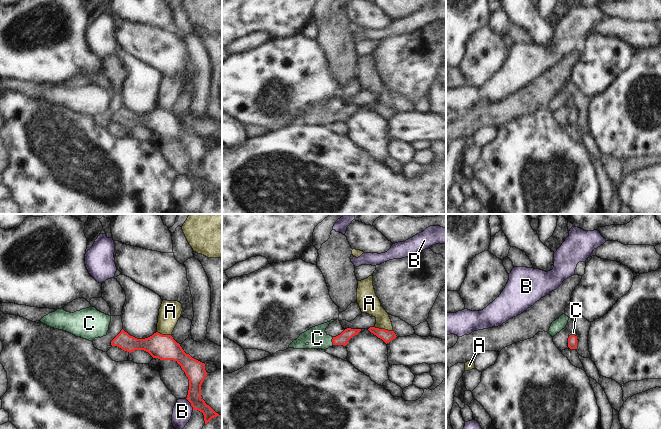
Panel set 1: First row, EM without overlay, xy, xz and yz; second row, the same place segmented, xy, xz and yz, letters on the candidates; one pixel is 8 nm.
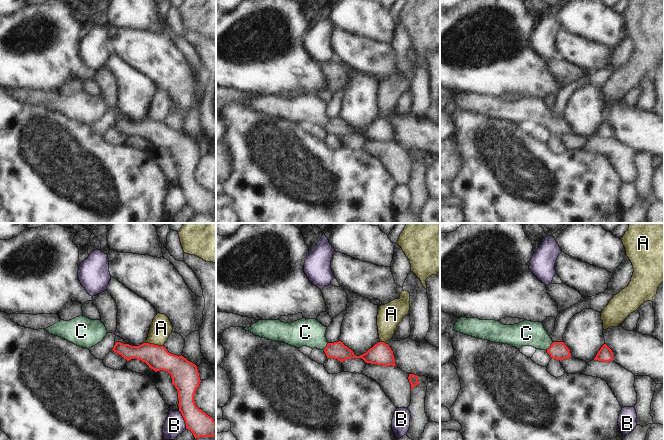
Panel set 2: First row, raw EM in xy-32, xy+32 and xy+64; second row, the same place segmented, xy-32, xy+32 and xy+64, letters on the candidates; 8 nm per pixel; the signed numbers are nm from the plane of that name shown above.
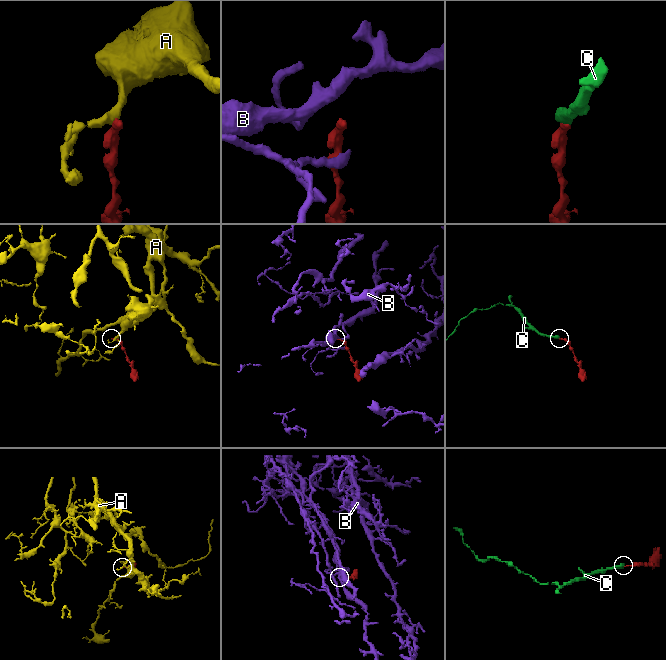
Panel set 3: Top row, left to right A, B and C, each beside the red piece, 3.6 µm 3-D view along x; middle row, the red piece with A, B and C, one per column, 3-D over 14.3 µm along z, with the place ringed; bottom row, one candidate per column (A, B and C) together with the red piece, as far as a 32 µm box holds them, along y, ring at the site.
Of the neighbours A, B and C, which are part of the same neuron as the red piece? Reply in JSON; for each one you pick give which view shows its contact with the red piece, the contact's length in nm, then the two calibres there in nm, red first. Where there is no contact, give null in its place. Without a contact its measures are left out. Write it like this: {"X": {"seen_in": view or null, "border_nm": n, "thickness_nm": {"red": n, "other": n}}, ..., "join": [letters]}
{"C": {"seen_in": "xz", "border_nm": 60, "thickness_nm": {"red": 90, "other": 160}}, "join": ["C"]}

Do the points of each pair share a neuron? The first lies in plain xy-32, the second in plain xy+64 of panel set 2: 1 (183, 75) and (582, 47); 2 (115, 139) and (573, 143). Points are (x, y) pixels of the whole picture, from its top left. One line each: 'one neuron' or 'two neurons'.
1: one neuron
2: two neurons

